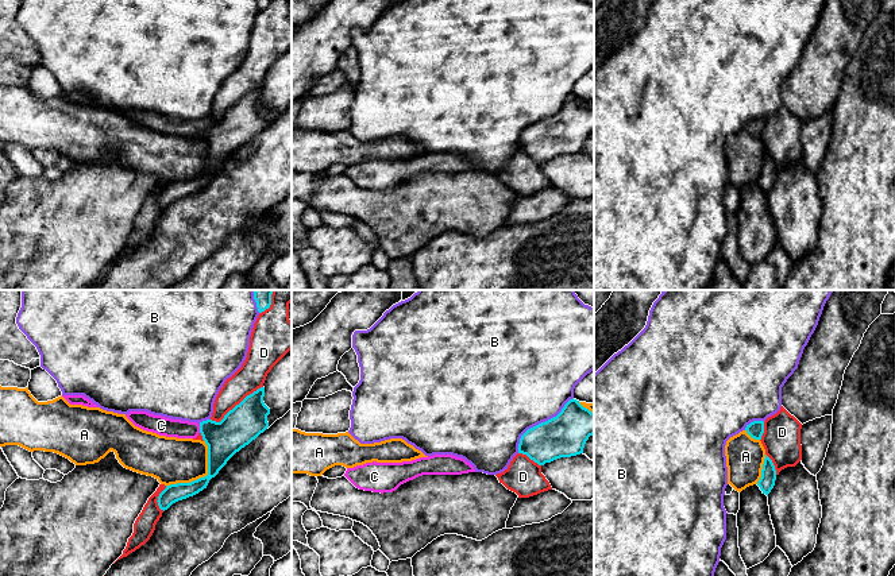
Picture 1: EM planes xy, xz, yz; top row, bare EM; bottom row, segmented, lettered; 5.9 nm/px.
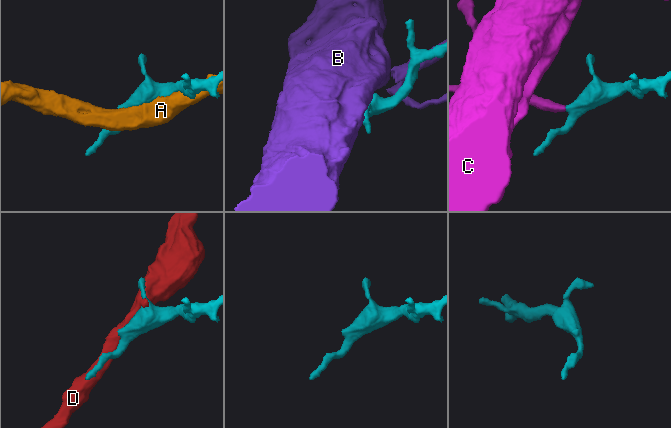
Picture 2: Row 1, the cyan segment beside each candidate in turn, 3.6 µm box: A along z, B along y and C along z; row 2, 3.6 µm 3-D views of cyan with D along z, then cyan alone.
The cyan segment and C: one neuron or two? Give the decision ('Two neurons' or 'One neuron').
One neuron

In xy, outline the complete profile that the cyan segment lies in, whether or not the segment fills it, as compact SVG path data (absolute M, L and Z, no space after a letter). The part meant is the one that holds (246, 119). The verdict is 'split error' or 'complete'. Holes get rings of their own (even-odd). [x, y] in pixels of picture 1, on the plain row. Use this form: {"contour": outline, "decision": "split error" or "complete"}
{"contour": "M265 85L258 86L252 92L247 93L239 103L229 108L220 120L207 117L200 121L171 117L162 113L154 113L147 109L130 109L126 115L138 125L157 131L166 135L177 136L196 136L198 132L208 143L208 173L193 178L190 181L177 181L166 183L166 186L158 194L158 204L161 208L167 208L173 201L193 194L207 186L209 178L215 175L219 169L227 162L227 159L242 146L248 143L261 131L269 125L267 113L270 107L263 100Z", "decision": "split error"}

